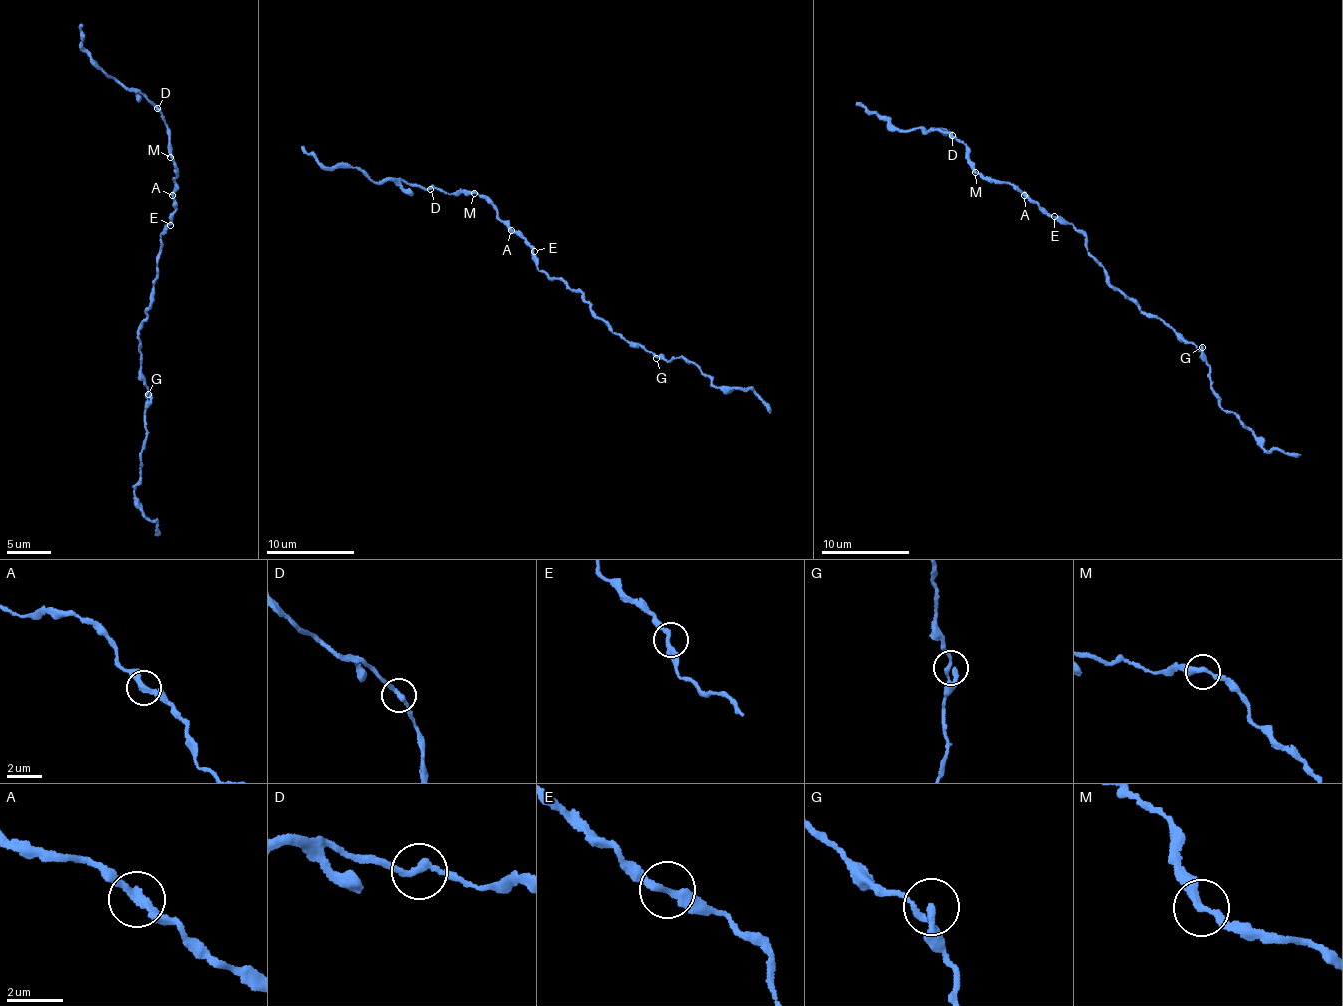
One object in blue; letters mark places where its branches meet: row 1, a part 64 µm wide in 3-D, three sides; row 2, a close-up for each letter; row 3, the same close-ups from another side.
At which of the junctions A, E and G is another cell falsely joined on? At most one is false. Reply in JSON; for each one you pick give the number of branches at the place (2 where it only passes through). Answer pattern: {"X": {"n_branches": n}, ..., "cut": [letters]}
{"cut": []}

